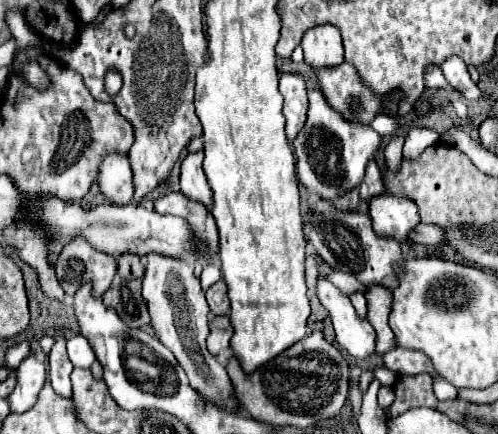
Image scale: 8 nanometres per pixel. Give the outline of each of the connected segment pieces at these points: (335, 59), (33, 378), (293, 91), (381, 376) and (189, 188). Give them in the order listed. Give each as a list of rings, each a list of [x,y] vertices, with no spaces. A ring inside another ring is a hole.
[[[321,24],[309,28],[303,34],[301,48],[305,52],[305,62],[313,68],[337,66],[343,62],[343,44],[341,32],[333,24]]]
[[[31,354],[17,368],[17,386],[7,398],[11,412],[21,414],[21,412],[31,410],[43,386],[45,386],[45,368],[41,368],[39,362],[35,362]]]
[[[283,74],[279,78],[279,92],[285,98],[283,114],[287,118],[287,140],[295,142],[297,134],[303,130],[303,124],[307,120],[307,82],[299,74]]]
[[[377,366],[377,368],[373,370],[373,374],[375,374],[375,378],[377,378],[383,386],[393,386],[395,380],[397,380],[397,376],[395,376],[393,372],[389,372],[387,368],[383,368],[383,366]]]
[[[203,150],[187,154],[187,158],[181,162],[181,192],[193,200],[203,202],[205,206],[211,206],[211,188],[207,184],[201,162]]]

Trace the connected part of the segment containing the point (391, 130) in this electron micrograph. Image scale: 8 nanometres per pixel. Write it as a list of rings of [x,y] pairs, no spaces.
[[[379,114],[373,122],[371,122],[371,128],[381,134],[381,136],[395,136],[397,130],[401,128],[401,122],[399,122],[399,116],[389,116],[389,114]]]

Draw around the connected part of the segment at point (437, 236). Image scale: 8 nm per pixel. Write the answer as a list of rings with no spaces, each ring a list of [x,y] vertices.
[[[421,224],[419,228],[417,228],[417,232],[413,232],[409,238],[413,240],[413,242],[417,242],[417,244],[427,244],[427,246],[445,246],[447,242],[447,238],[443,238],[443,236],[447,236],[445,234],[447,230],[441,226],[441,230],[439,230],[439,226],[435,226],[435,224]]]

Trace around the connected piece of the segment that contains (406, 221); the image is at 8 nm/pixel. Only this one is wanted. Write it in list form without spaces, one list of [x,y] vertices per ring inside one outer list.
[[[383,194],[371,200],[369,214],[373,220],[373,230],[379,236],[389,236],[397,242],[405,242],[409,232],[421,224],[417,204],[407,198],[395,198],[391,194]]]

